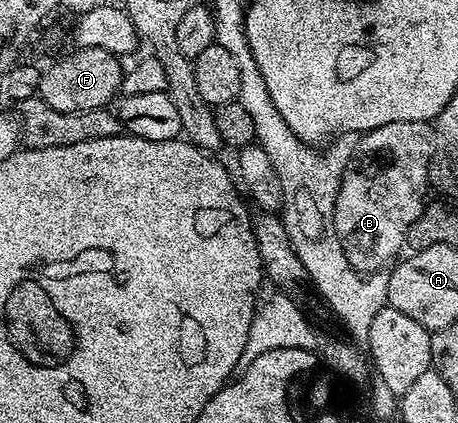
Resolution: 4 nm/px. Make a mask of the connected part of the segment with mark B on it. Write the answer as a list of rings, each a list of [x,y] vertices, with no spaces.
[[[410,120],[389,122],[381,126],[381,129],[383,132],[378,132],[375,128],[375,136],[367,136],[367,144],[361,144],[363,156],[359,156],[359,160],[351,160],[348,164],[346,172],[343,173],[347,184],[342,181],[339,183],[335,203],[335,229],[345,250],[345,258],[358,272],[364,274],[386,269],[404,251],[402,248],[407,244],[409,226],[423,213],[425,201],[428,199],[426,196],[431,167],[432,125],[426,120]]]

